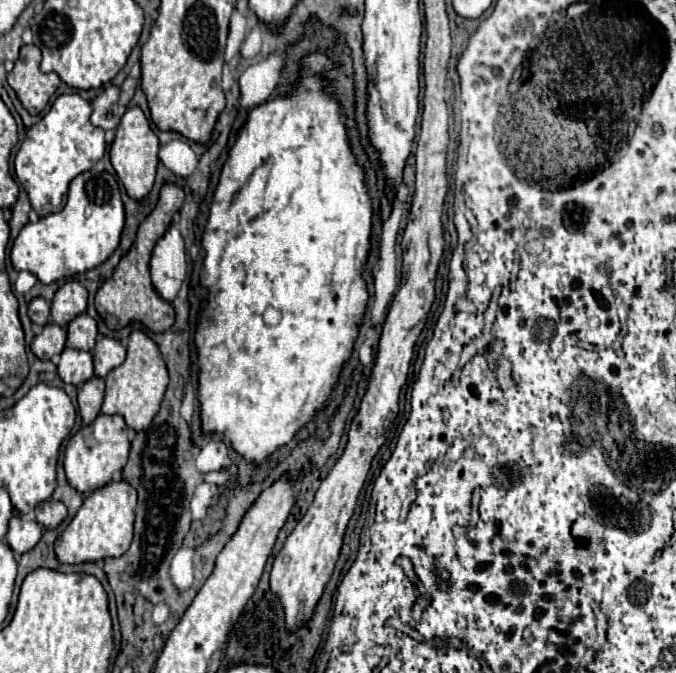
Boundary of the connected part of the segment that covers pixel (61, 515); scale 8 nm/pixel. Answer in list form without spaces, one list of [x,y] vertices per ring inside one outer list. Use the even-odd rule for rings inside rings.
[[[46,500],[36,506],[36,520],[44,528],[56,528],[66,518],[66,506],[56,500]]]

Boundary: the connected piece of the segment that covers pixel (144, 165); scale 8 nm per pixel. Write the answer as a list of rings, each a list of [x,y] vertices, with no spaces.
[[[138,106],[128,108],[126,114],[122,116],[118,128],[116,128],[116,138],[110,146],[110,162],[112,162],[118,178],[122,180],[130,198],[140,200],[152,190],[156,166],[158,166],[158,150],[160,150],[158,136],[150,128],[150,122],[144,116],[142,108],[138,108]]]

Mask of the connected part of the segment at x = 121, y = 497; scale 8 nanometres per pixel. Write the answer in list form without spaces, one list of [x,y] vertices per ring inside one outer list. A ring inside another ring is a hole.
[[[112,480],[106,486],[88,494],[74,520],[54,542],[58,560],[68,564],[80,564],[80,562],[98,562],[104,558],[122,556],[132,542],[134,508],[136,508],[136,490],[126,480],[118,482]]]

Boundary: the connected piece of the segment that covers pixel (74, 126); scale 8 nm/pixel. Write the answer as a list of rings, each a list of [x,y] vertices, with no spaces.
[[[78,94],[58,96],[48,114],[28,130],[14,158],[15,175],[18,176],[22,188],[28,192],[32,208],[40,216],[62,210],[70,180],[90,170],[104,156],[106,150],[104,130],[92,126],[90,114],[92,106],[82,96]]]

